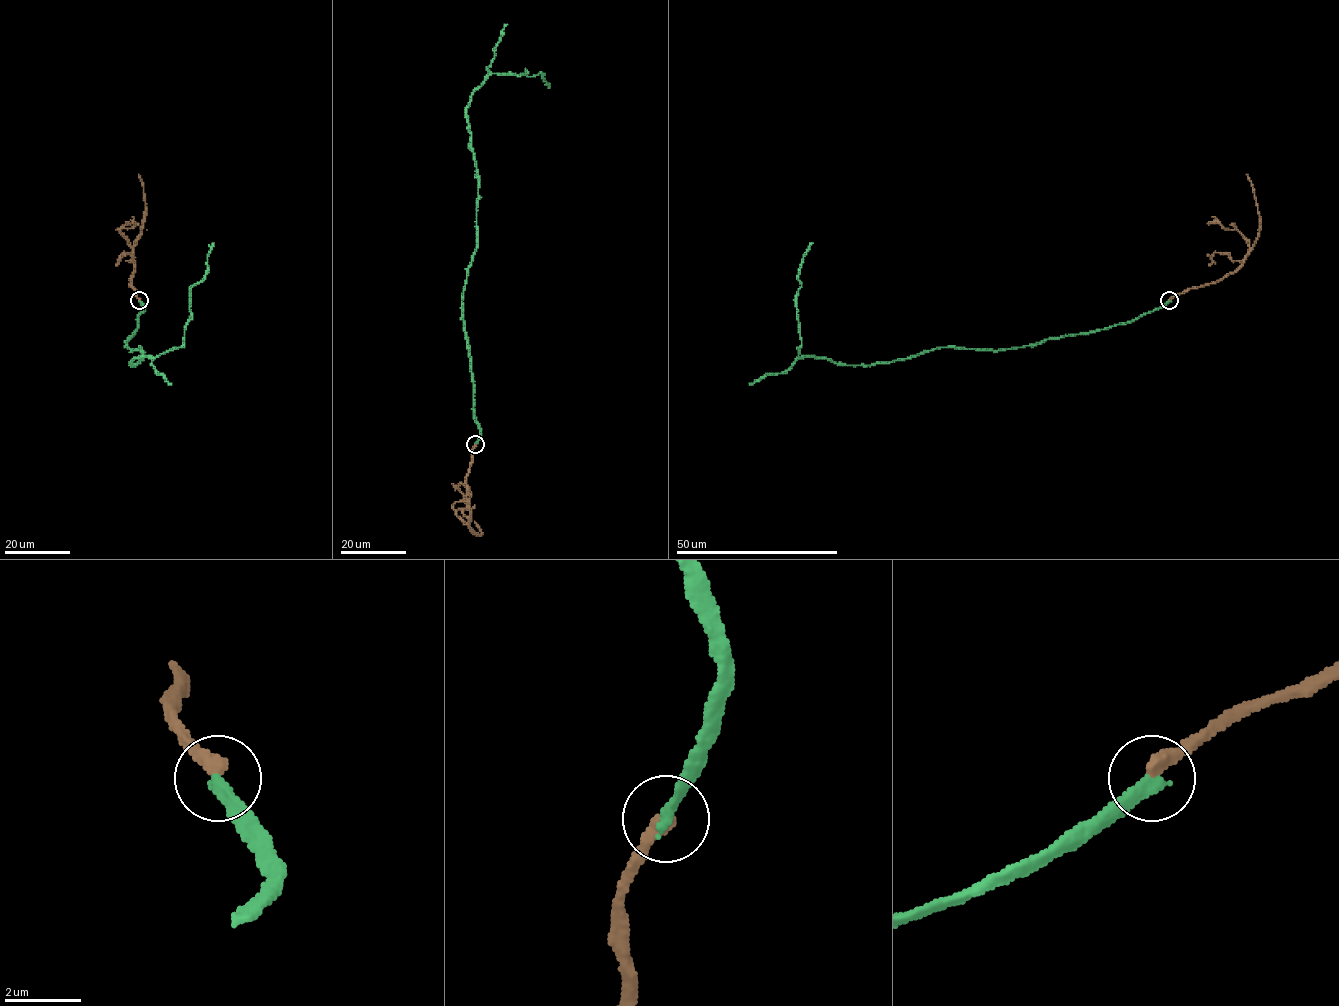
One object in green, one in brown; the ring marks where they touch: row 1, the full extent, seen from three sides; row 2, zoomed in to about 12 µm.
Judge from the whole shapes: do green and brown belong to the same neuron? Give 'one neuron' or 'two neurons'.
two neurons

